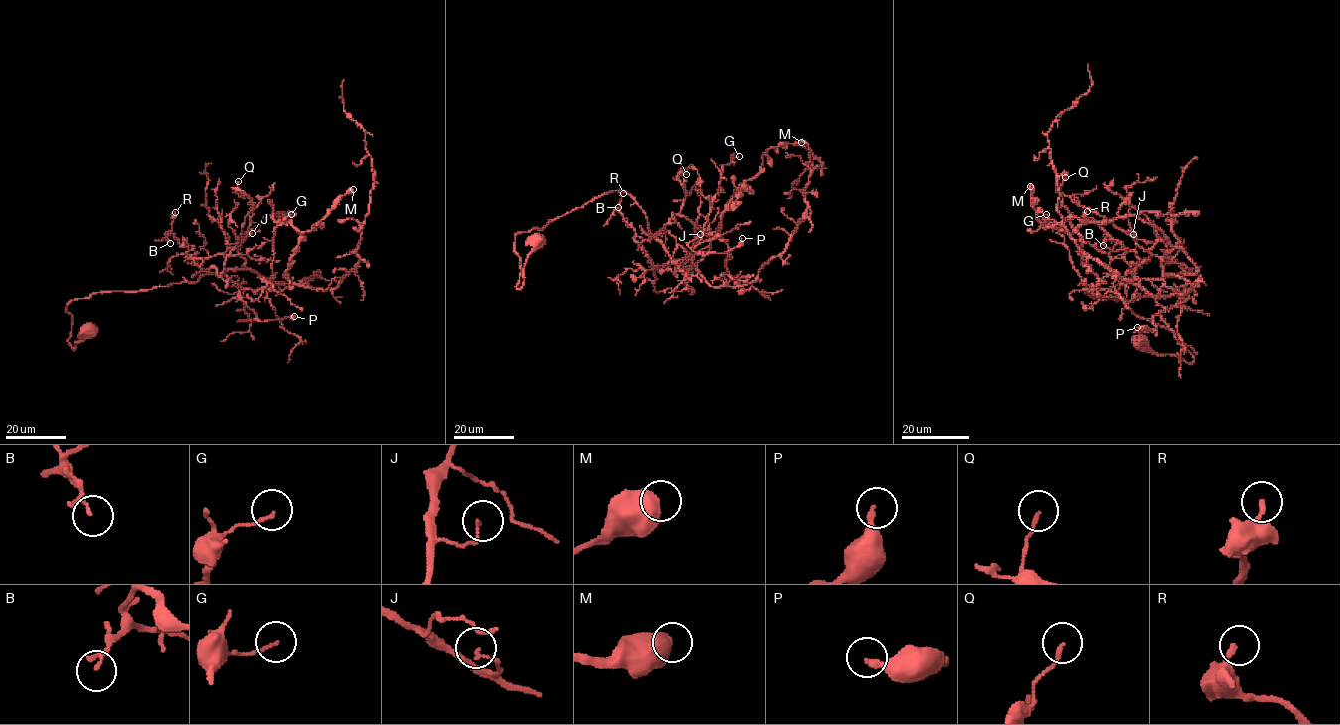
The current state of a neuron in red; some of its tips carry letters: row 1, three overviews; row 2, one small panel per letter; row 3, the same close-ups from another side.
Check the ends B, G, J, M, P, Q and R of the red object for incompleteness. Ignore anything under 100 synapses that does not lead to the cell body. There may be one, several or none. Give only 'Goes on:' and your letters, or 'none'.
Goes on: none

